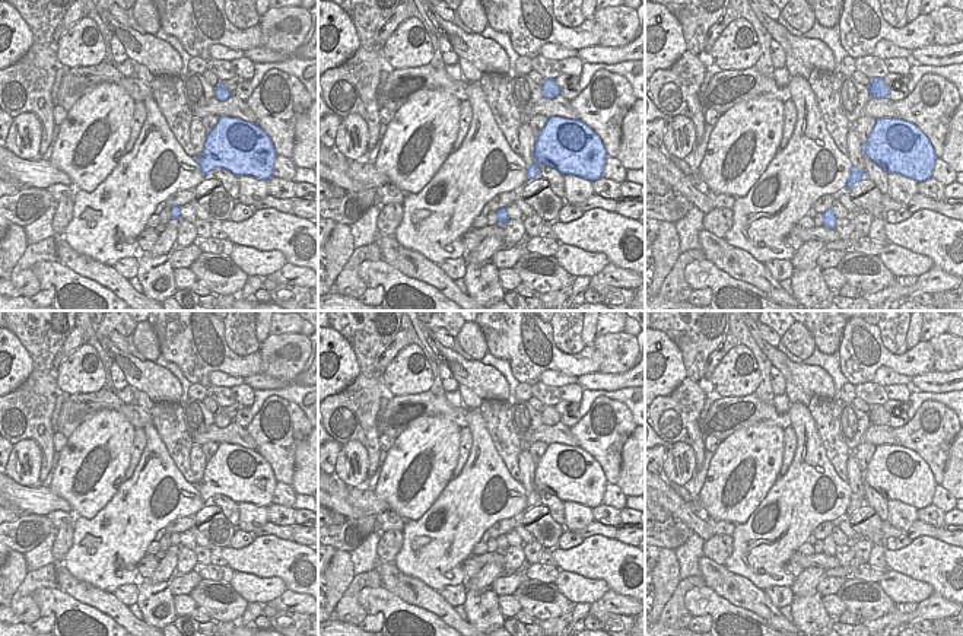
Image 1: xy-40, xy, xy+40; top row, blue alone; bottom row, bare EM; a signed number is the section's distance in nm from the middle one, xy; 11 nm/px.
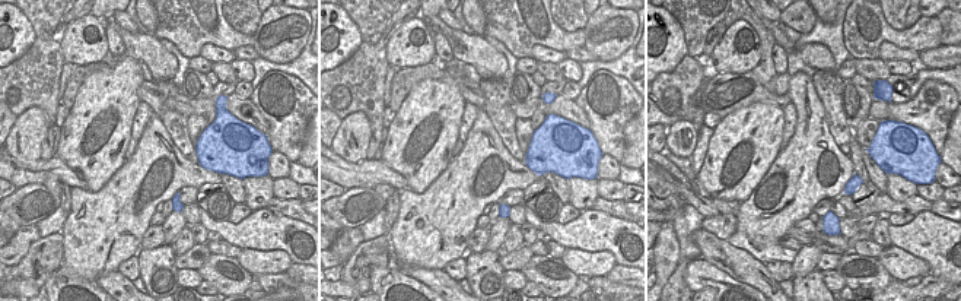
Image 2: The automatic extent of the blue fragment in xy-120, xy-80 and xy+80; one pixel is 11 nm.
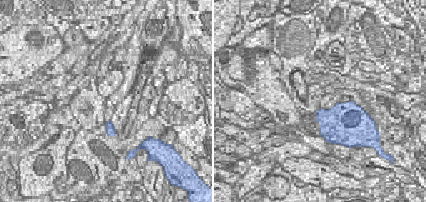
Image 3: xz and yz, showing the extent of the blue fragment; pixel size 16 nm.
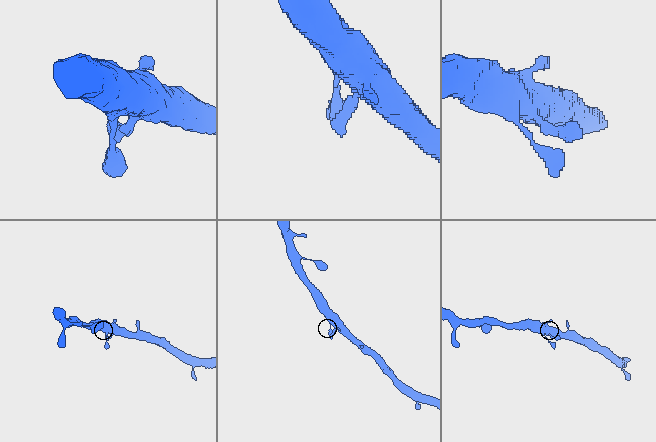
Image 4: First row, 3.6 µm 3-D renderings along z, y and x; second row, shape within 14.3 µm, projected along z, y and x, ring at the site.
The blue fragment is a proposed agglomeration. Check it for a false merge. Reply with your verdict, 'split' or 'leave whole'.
leave whole

